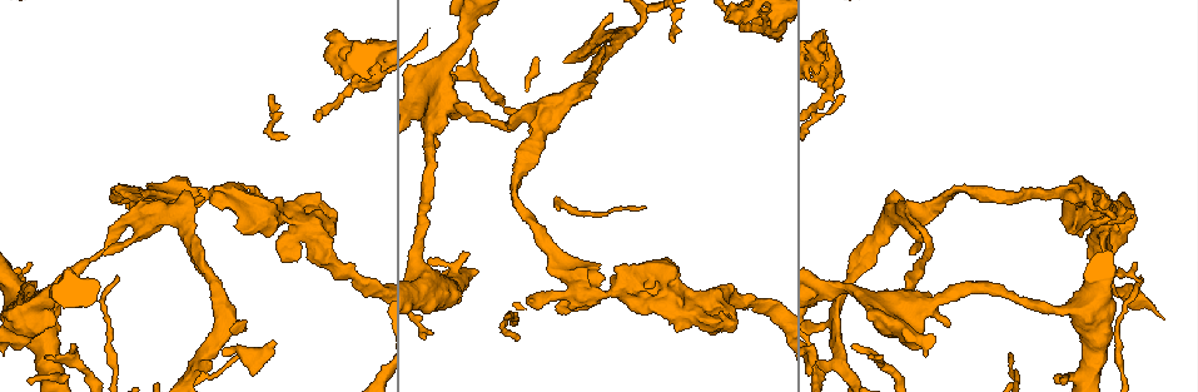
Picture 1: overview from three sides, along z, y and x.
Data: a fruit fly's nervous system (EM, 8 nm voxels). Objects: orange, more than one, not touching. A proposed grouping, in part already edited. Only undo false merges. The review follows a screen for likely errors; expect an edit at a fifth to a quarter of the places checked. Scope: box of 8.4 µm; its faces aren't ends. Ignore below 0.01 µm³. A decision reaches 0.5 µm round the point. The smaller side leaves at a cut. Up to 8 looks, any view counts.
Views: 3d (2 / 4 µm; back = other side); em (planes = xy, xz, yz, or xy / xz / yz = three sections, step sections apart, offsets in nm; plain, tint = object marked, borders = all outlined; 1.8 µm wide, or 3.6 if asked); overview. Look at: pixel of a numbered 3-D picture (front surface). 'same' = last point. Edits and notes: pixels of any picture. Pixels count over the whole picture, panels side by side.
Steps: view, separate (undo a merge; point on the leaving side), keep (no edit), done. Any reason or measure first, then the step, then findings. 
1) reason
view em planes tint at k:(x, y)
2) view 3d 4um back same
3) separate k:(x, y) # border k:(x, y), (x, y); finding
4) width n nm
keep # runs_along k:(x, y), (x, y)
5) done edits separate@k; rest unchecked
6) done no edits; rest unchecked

calibre changes
view 3d 4um at 1:(830, 83)

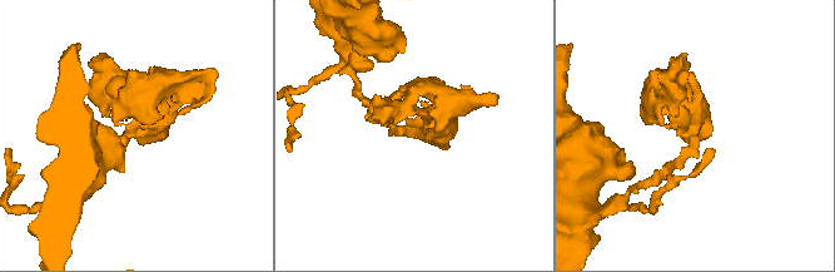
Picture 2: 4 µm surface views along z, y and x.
view em 3.6um yz step 8 tint at 2:(694, 127)

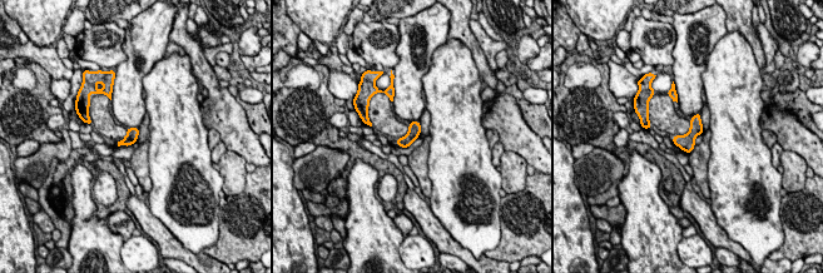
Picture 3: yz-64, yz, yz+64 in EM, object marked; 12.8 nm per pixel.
view em 3.6um planes borders same

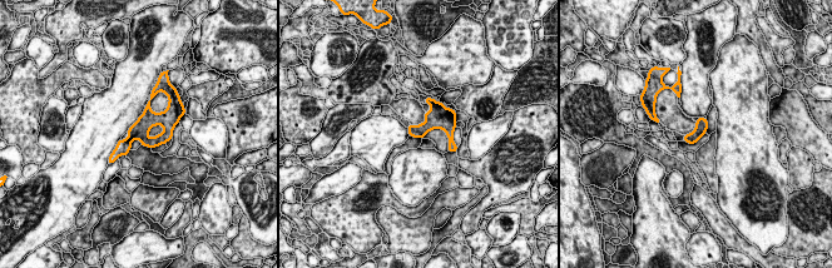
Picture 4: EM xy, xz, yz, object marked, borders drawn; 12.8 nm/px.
separate 4:(123, 147) # border 4:(125, 139), (130, 142); a second neuron is stuck on

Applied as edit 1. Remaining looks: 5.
four-way junction
view em planes plain at 1:(1074, 195)

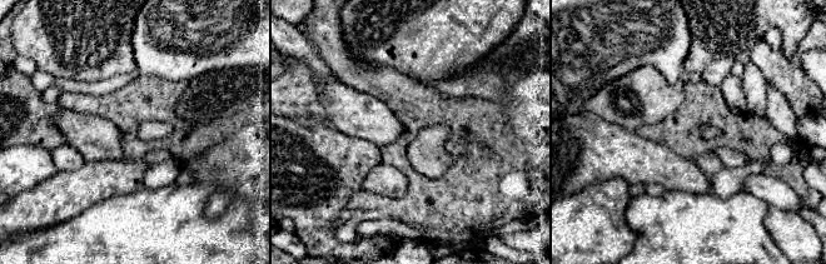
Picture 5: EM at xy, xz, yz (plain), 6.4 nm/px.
view em planes tint same

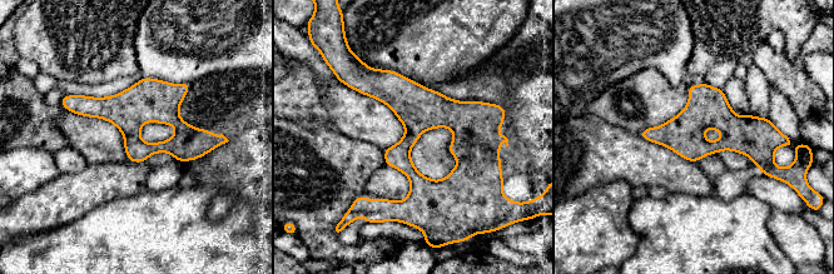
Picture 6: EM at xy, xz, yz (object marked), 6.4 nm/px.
width 240 nm
keep # one neuron here

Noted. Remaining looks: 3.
four or more arms meet
view em planes tint at 1:(313, 235)

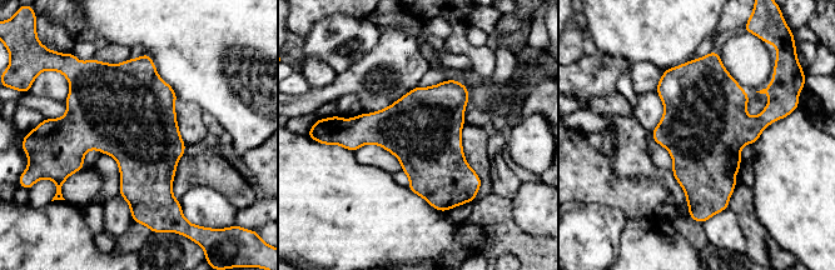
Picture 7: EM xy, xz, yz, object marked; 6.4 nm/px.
width 500 nm
keep # all the same neuron

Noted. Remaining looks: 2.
done edits separate@4; rest unchecked

